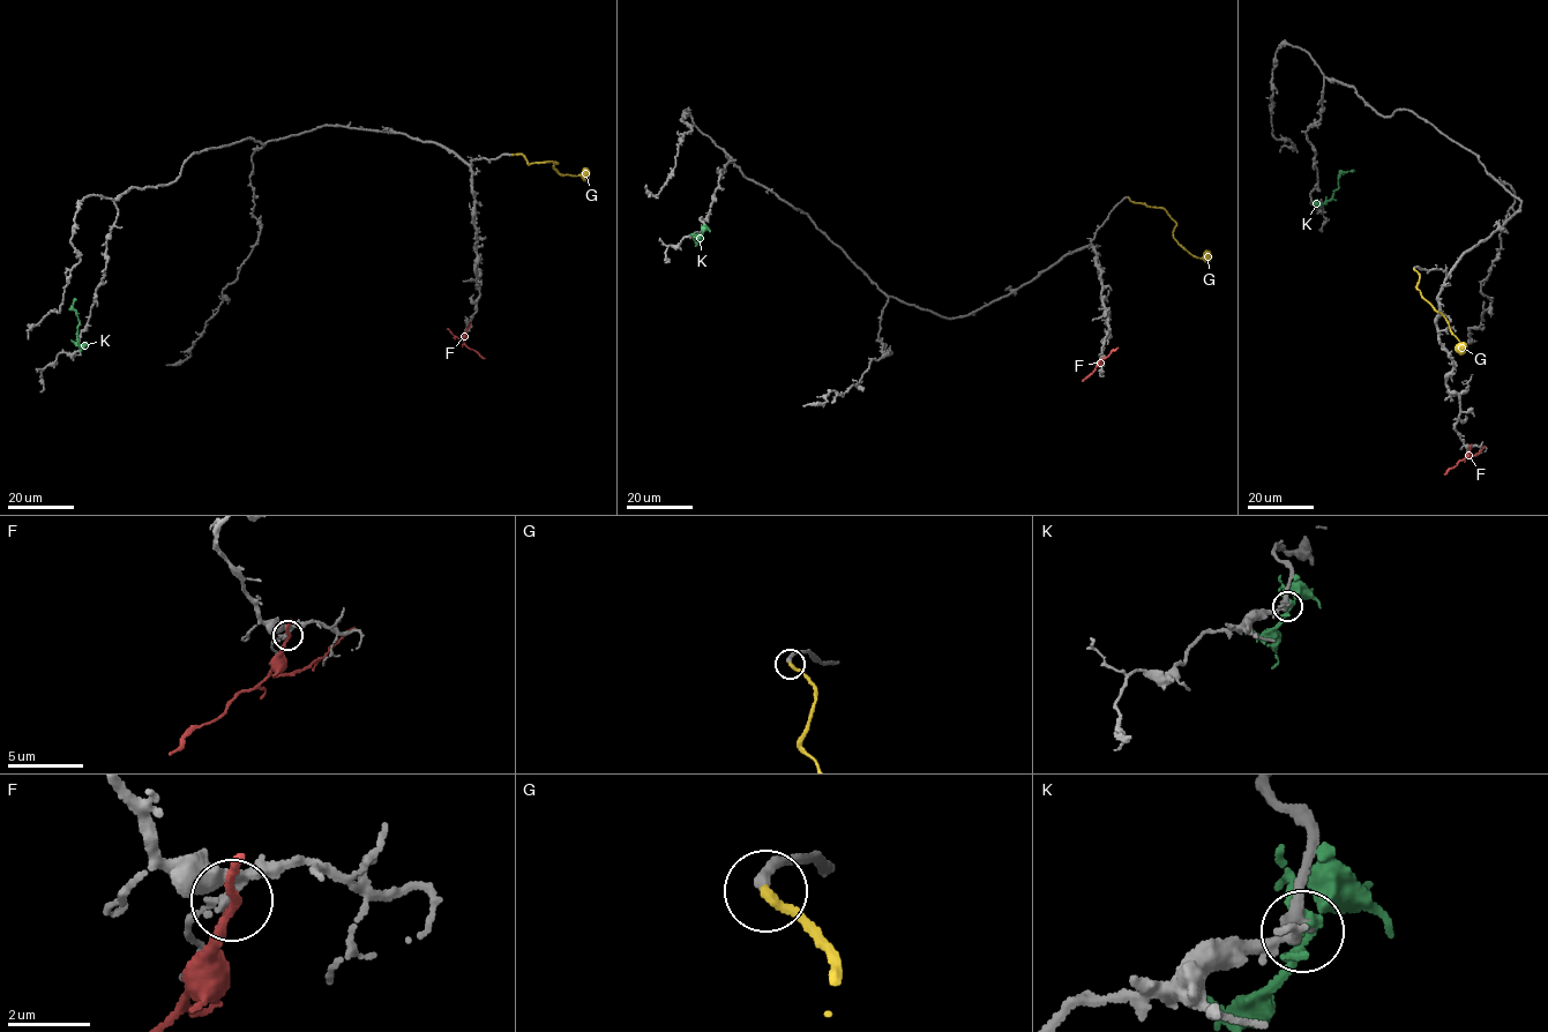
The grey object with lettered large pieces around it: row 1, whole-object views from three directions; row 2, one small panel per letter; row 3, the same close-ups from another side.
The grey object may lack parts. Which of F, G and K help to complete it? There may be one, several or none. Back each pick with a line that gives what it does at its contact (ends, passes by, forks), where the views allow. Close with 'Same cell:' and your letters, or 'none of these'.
Same cell: none of these

